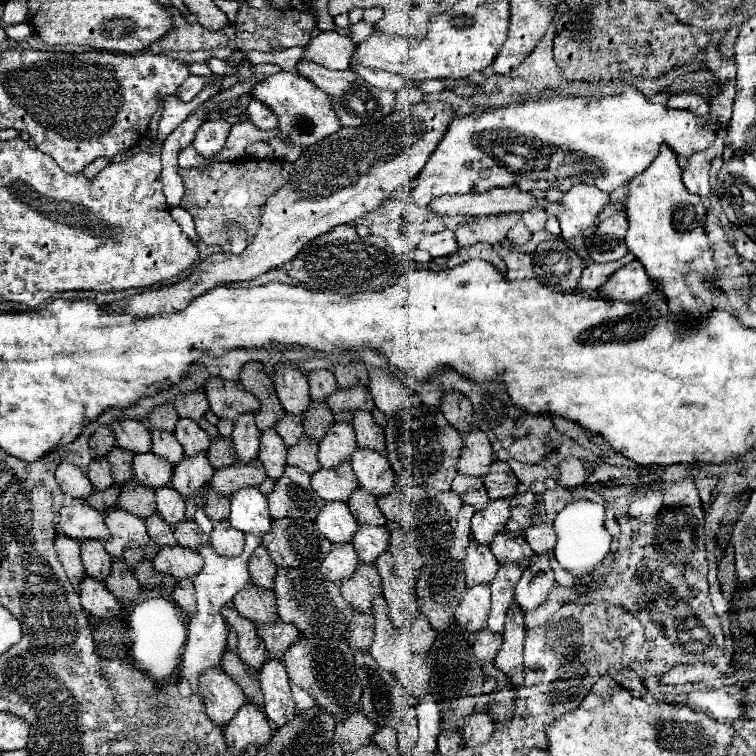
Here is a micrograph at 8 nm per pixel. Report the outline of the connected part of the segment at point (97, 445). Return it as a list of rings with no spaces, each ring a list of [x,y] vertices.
[[[99,426],[89,438],[89,446],[95,450],[95,456],[105,456],[115,446],[115,434],[109,426]]]

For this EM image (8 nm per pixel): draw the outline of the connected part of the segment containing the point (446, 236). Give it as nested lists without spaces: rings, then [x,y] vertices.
[[[449,230],[435,232],[435,234],[425,234],[419,240],[419,250],[427,250],[433,258],[437,256],[449,256],[459,250],[455,236]]]

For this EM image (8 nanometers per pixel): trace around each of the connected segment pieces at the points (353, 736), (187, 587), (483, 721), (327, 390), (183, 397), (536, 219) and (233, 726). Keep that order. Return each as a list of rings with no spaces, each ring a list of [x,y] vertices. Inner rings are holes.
[[[355,712],[355,716],[347,716],[347,720],[343,720],[343,724],[337,722],[335,740],[341,744],[343,752],[353,752],[359,746],[371,742],[373,732],[377,728],[379,726],[371,724],[371,720],[367,720],[367,716],[363,716],[363,712]]]
[[[183,578],[173,588],[173,602],[179,604],[187,614],[195,612],[195,588],[191,578]]]
[[[475,712],[469,716],[467,724],[463,726],[463,738],[467,746],[477,746],[483,744],[491,738],[495,732],[495,722],[487,712]]]
[[[311,370],[307,376],[309,376],[311,400],[325,400],[325,396],[337,390],[337,380],[329,370]]]
[[[193,390],[189,394],[179,394],[175,398],[175,410],[179,416],[187,416],[191,420],[199,420],[209,406],[205,406],[203,390]]]
[[[533,208],[531,212],[523,214],[523,222],[527,224],[527,228],[531,232],[537,232],[537,230],[545,228],[545,220],[547,220],[547,212],[543,212],[543,208]]]
[[[245,702],[243,708],[233,716],[231,724],[225,728],[225,742],[233,754],[239,754],[249,748],[249,744],[263,746],[271,738],[273,730],[269,726],[269,720],[261,708],[255,708],[255,704]]]

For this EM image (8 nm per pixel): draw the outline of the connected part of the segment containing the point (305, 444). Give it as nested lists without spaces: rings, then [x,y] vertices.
[[[303,434],[303,440],[295,444],[295,448],[287,448],[287,464],[299,466],[301,470],[313,474],[319,470],[317,462],[317,442]]]

